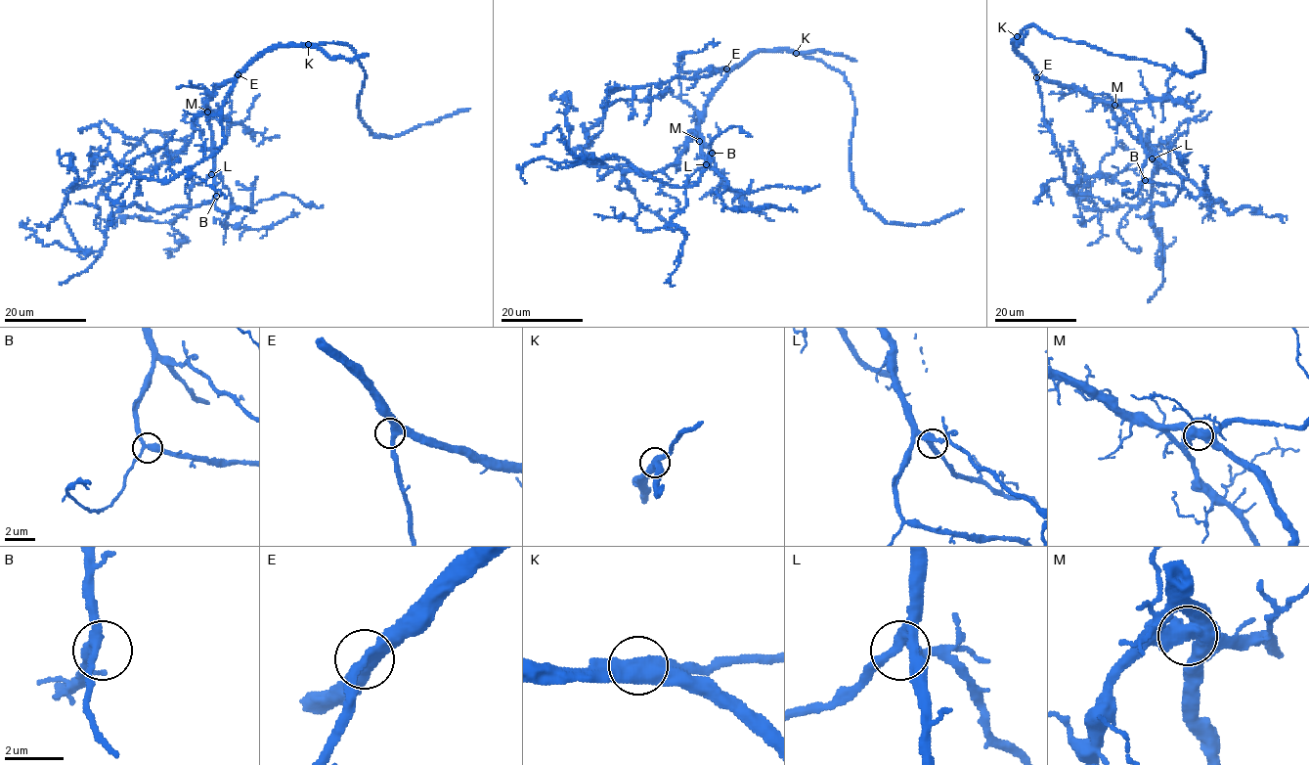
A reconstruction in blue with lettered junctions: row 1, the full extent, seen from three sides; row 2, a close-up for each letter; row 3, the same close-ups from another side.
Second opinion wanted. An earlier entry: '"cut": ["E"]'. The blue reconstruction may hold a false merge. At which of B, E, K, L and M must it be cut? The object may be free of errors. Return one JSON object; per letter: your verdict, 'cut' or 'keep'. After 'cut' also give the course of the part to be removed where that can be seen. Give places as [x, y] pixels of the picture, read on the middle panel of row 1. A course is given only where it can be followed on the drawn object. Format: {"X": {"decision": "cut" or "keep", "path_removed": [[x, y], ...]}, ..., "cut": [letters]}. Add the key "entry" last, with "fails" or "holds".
{"B": {"decision": "keep"}, "E": {"decision": "keep"}, "K": {"decision": "keep"}, "L": {"decision": "keep"}, "M": {"decision": "keep"}, "cut": [], "entry": "fails"}

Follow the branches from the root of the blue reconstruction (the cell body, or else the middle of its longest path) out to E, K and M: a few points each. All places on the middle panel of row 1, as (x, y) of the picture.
E: (712, 90), (724, 77), (726, 68)
K: (712, 90), (725, 75), (757, 52), (795, 53)
M: (712, 90), (706, 113), (699, 123), (699, 141)

